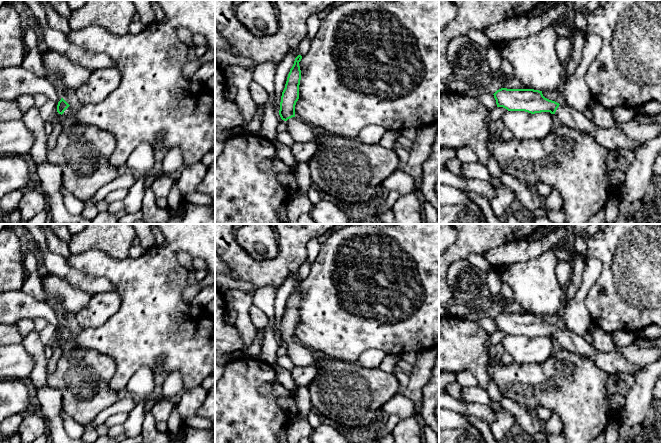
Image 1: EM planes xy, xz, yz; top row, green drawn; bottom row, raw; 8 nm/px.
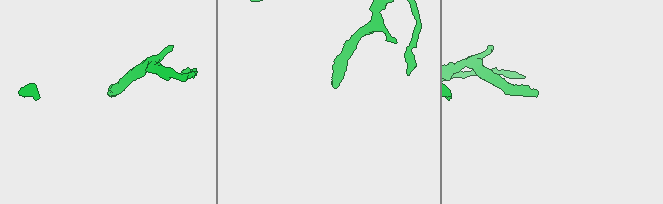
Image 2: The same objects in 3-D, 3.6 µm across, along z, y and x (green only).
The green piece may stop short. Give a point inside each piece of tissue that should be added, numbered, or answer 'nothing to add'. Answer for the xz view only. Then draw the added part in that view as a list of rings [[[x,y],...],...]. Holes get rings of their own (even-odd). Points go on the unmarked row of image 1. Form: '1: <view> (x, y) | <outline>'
1: xz (300, 356) | [[[292,341],[286,345],[287,356],[295,367],[311,366],[315,362],[316,354],[296,341]]]

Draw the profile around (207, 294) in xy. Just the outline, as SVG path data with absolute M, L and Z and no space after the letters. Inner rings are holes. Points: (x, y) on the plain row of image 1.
M215 284L209 285L201 289L201 291L194 297L192 304L207 308L208 304L215 299Z

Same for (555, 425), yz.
M551 412L550 420L543 423L543 431L546 434L564 434L563 422L555 412Z

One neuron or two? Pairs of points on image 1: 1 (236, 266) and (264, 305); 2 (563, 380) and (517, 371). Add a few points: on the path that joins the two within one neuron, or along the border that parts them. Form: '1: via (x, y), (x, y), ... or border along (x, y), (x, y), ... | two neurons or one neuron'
1: border along (277, 286), (258, 288), (252, 295) | two neurons
2: via (552, 380), (528, 380) | one neuron

